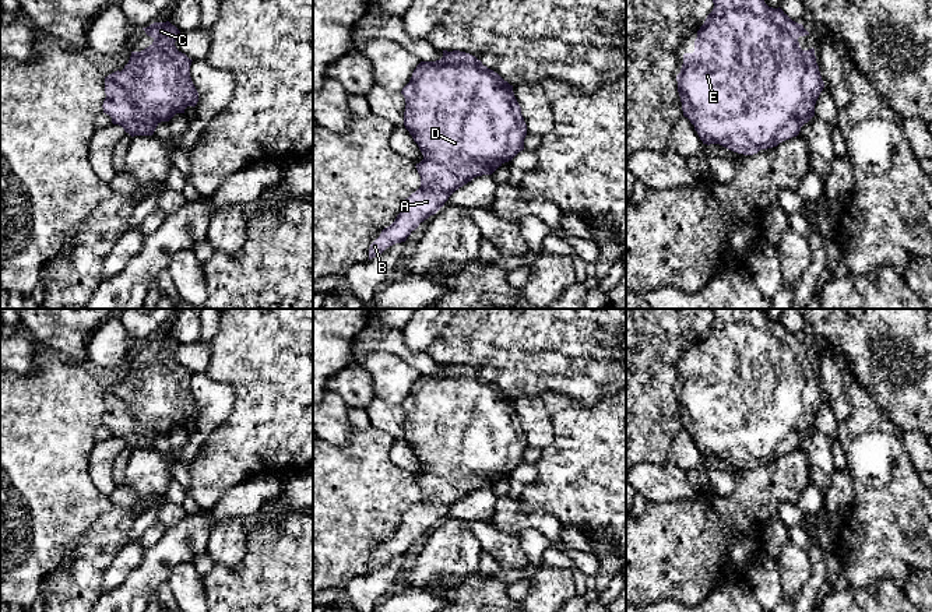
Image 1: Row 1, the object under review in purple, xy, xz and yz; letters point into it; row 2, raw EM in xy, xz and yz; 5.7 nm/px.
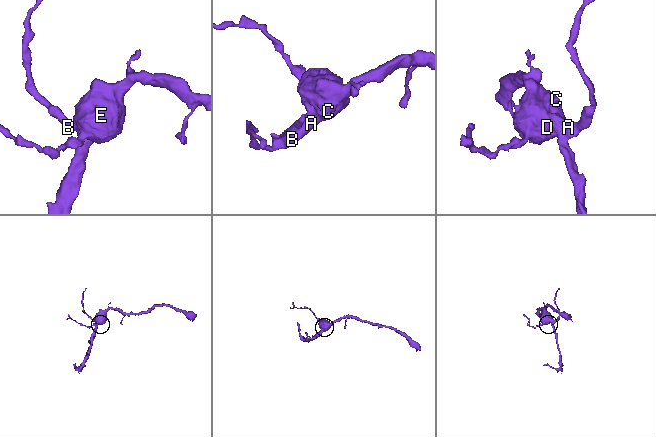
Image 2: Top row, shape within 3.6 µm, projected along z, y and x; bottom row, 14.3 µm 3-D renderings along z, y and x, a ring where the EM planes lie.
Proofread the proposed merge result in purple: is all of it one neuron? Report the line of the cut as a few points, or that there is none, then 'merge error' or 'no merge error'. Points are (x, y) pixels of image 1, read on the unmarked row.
no cut; no merge error

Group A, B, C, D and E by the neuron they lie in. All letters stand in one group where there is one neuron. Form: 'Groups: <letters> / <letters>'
Groups: A B C D E

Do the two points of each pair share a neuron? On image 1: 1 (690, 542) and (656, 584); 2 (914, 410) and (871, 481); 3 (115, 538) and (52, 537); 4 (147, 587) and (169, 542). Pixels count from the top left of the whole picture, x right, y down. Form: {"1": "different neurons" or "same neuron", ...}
{"1": "same neuron", "2": "different neurons", "3": "different neurons", "4": "same neuron"}

